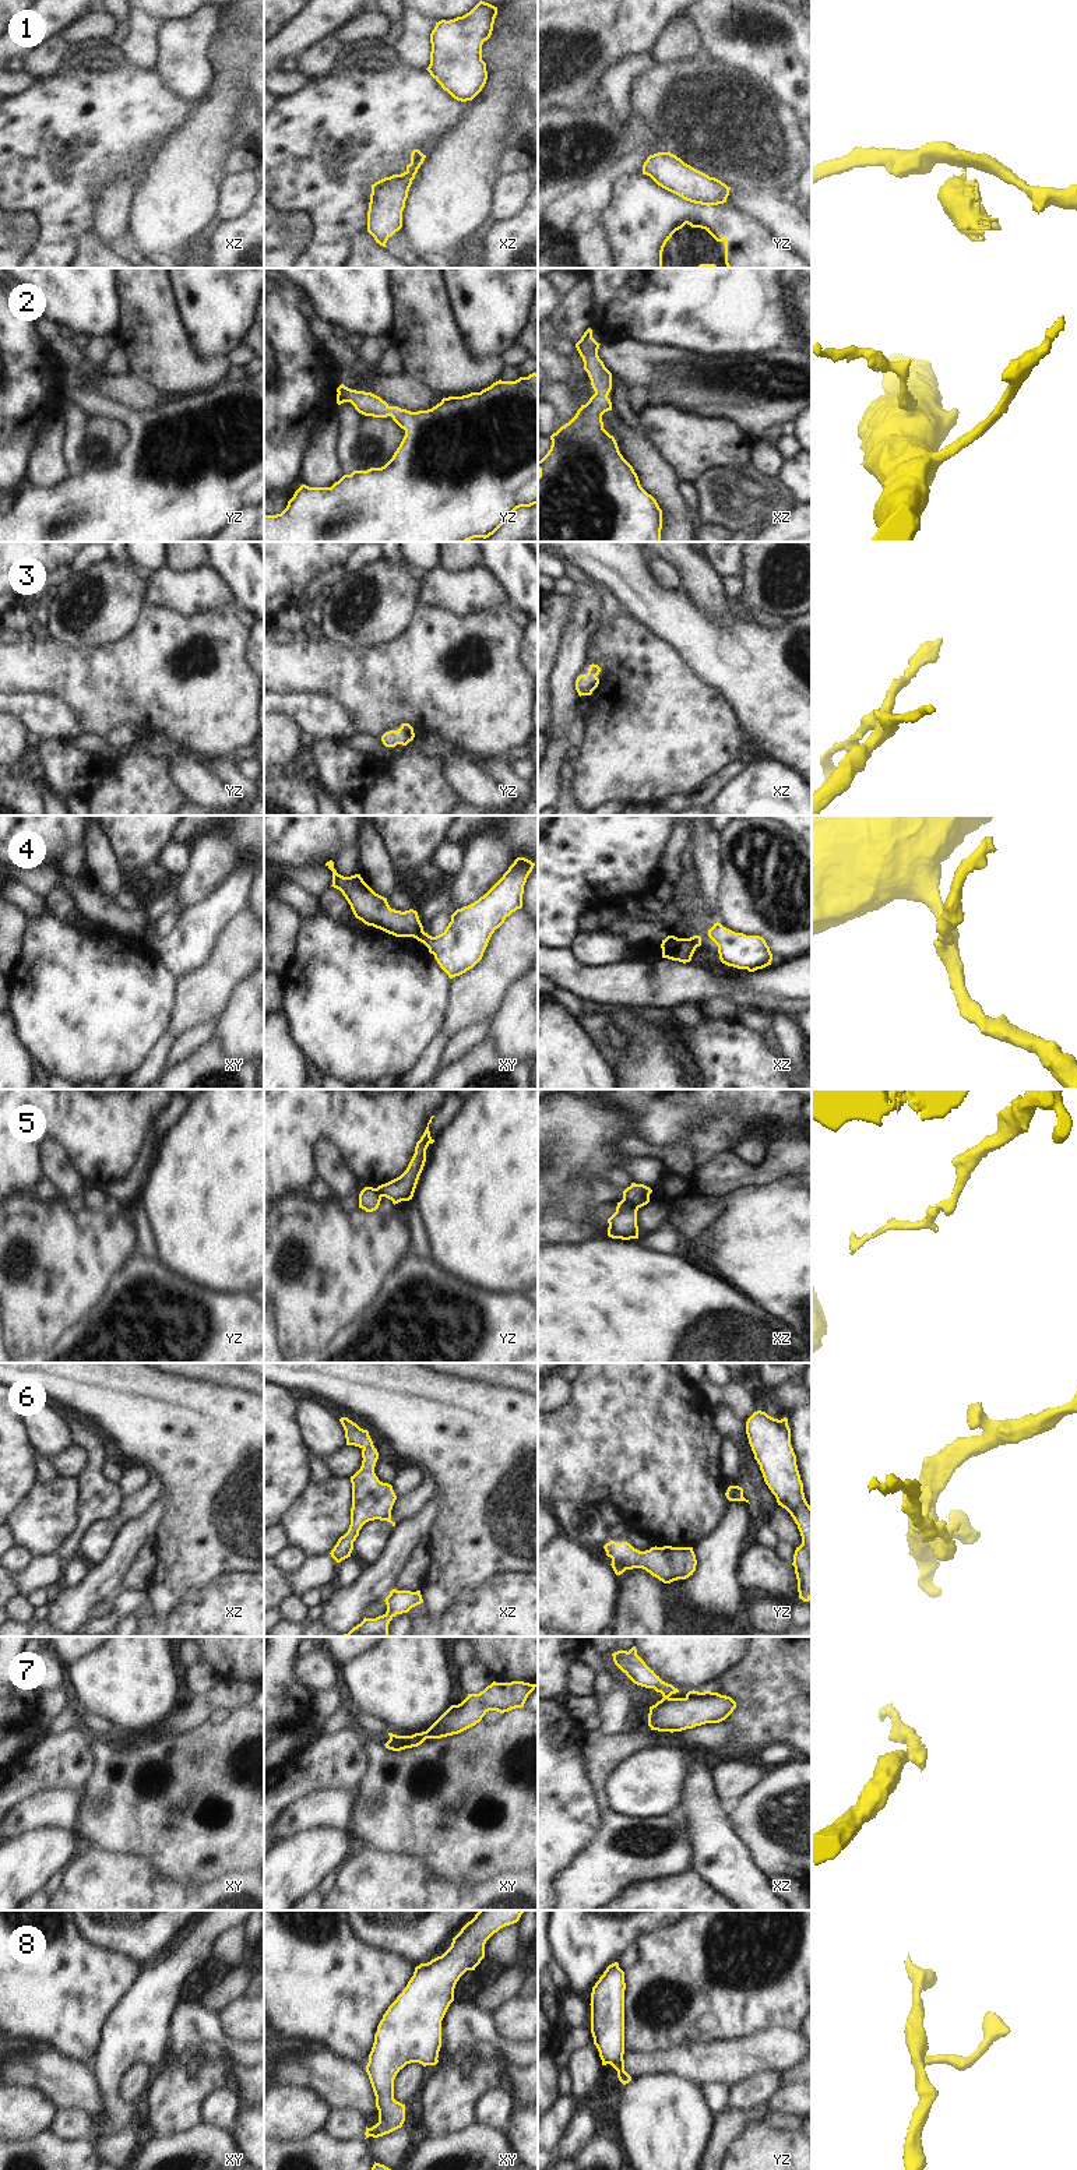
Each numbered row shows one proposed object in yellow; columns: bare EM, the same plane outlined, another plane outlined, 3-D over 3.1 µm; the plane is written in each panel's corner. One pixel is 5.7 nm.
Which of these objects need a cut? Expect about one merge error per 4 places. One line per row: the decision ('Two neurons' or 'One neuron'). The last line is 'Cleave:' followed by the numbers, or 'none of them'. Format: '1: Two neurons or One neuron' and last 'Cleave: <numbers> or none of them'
1: Two neurons
2: One neuron
3: One neuron
4: Two neurons
5: Two neurons
6: One neuron
7: Two neurons
8: One neuron
Cleave: 1, 4, 5, 7.

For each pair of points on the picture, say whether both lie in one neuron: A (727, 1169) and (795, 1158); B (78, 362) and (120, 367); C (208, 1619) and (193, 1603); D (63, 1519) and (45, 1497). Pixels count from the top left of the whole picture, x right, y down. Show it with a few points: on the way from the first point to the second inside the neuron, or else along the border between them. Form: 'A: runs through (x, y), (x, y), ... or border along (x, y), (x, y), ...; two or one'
A: runs through (743, 1173), (766, 1173), (778, 1162); one
B: runs through (88, 369), (102, 370), (111, 367); one
C: runs through (204, 1614), (197, 1607); one
D: runs through (57, 1514), (46, 1503); one

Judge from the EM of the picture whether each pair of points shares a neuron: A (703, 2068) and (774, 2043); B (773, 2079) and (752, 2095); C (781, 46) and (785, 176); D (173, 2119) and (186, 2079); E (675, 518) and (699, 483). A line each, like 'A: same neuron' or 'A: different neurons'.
A: same neuron
B: same neuron
C: different neurons
D: same neuron
E: different neurons

